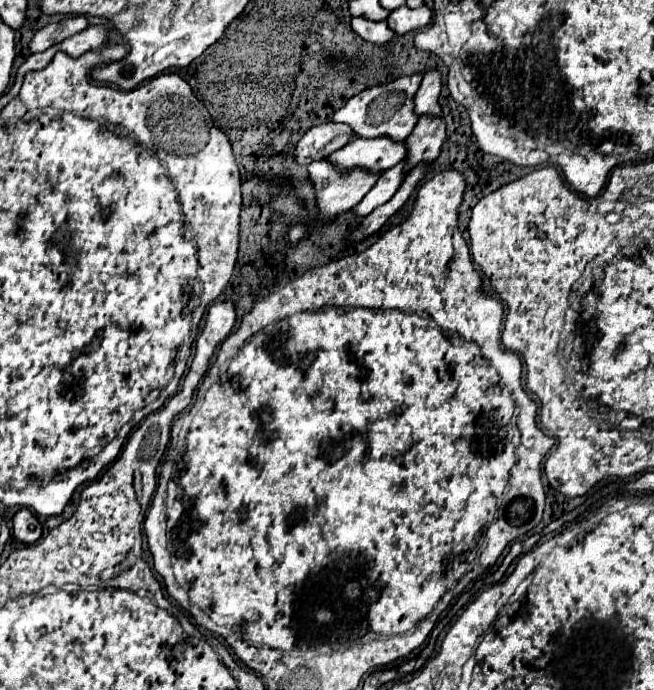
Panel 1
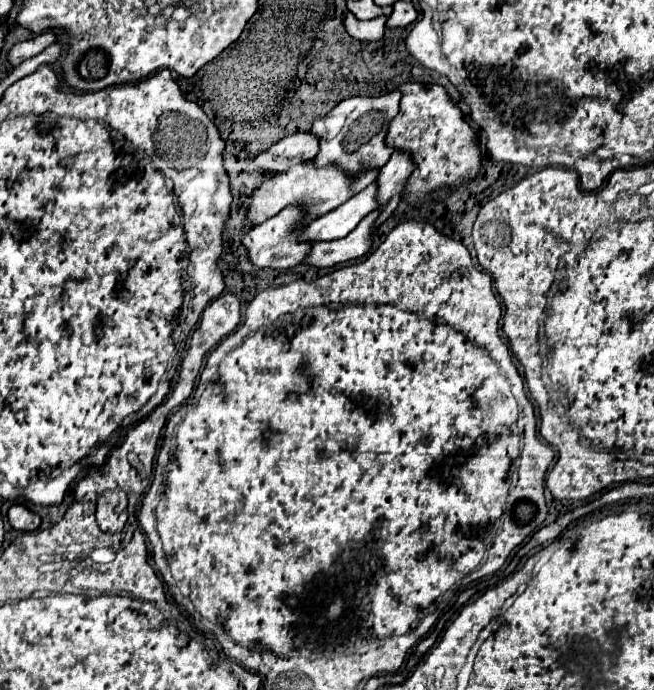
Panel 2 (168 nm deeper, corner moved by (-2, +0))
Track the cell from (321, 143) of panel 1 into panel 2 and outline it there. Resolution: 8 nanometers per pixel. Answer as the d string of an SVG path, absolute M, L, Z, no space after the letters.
M295 133L291 137L283 137L267 151L255 157L257 167L263 171L285 171L297 163L311 161L319 151L319 141L311 133Z

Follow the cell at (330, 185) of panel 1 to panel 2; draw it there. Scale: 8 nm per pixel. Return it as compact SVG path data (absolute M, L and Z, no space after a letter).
M285 207L279 215L271 217L269 221L261 223L259 227L251 229L249 233L245 233L245 237L241 237L243 247L247 249L247 257L253 265L257 267L269 267L269 269L291 269L295 265L299 265L305 255L309 253L311 243L299 243L297 235L303 231L303 227L299 227L301 223L301 207Z

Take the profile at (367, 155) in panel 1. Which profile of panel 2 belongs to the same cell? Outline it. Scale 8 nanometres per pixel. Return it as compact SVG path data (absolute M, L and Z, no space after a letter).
M299 163L297 167L291 167L289 171L265 171L267 179L253 191L253 201L247 209L247 229L253 229L257 225L261 225L263 221L271 219L273 215L277 215L283 207L289 205L297 205L303 207L303 225L315 221L317 217L333 211L335 207L339 207L341 203L345 203L349 197L353 197L355 193L363 191L367 185L375 183L377 177L377 169L371 171L363 171L357 177L349 179L339 167L329 165L329 167L313 167L309 163Z

